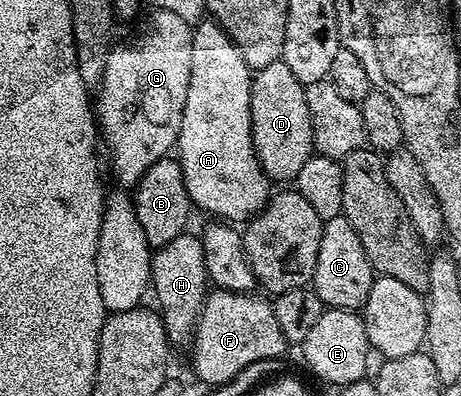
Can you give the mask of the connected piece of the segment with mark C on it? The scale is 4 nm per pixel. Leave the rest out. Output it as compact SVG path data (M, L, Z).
M343 215L326 220L321 233L321 249L317 249L317 269L313 280L313 290L317 297L321 297L324 308L336 307L342 311L362 308L376 278L377 272L361 245L361 237L357 237L357 229L353 229Z

